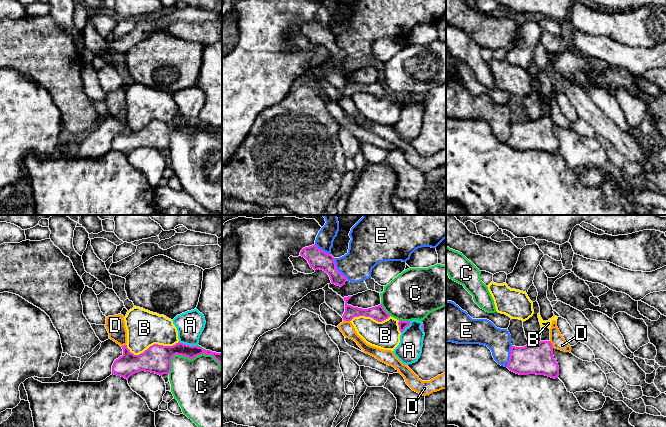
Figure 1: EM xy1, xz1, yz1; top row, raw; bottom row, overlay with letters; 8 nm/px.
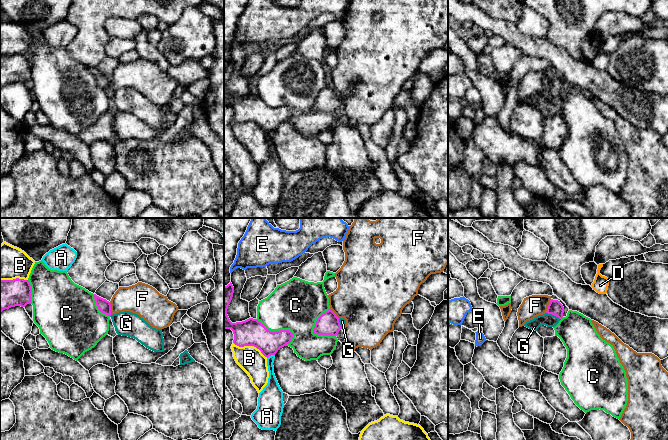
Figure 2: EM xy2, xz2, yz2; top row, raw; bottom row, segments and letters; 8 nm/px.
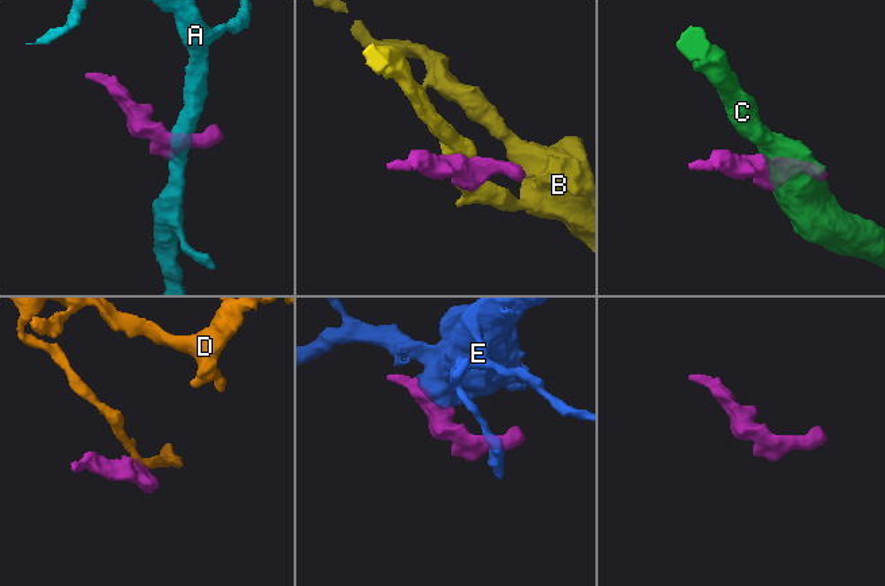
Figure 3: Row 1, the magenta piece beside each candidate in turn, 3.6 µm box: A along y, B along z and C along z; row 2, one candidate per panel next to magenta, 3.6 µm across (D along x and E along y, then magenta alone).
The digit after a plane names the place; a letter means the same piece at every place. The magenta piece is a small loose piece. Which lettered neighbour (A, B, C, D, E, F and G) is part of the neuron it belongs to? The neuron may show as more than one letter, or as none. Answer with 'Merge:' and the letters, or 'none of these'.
Merge: G

